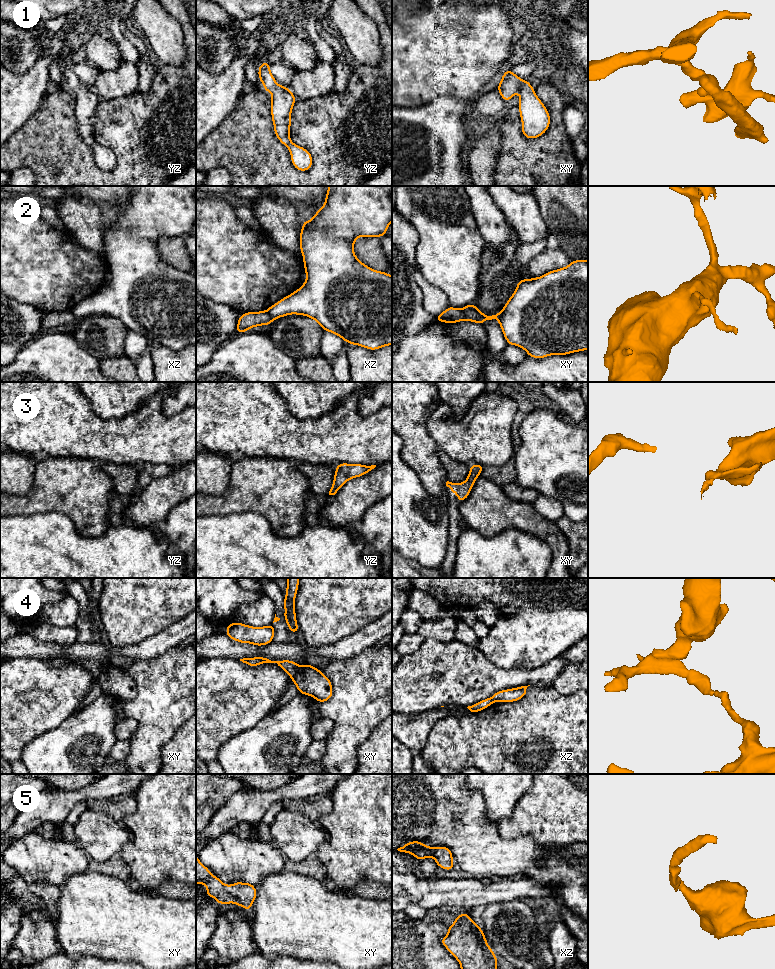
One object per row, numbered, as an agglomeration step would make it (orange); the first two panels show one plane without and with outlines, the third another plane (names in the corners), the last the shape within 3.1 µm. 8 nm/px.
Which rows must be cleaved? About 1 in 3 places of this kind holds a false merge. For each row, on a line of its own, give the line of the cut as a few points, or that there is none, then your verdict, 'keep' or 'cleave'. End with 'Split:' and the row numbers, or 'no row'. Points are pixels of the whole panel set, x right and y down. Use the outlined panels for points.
1: no cut | keep
2: xy (461, 309), (466, 319) | cleave
3: no cut | keep
4: xy (299, 666), (293, 680) | cleave
5: no cut | keep
Split: 2, 4

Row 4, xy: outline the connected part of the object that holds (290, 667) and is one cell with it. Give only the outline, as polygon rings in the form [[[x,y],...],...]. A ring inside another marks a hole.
[[[256,656],[255,658],[243,658],[240,659],[240,661],[242,661],[243,663],[251,666],[251,667],[256,667],[260,664],[264,664],[264,663],[277,663],[278,666],[283,670],[286,671],[289,675],[289,677],[294,680],[299,665],[296,662],[293,662],[291,660],[281,660],[281,661],[271,661],[265,657],[262,656]]]

